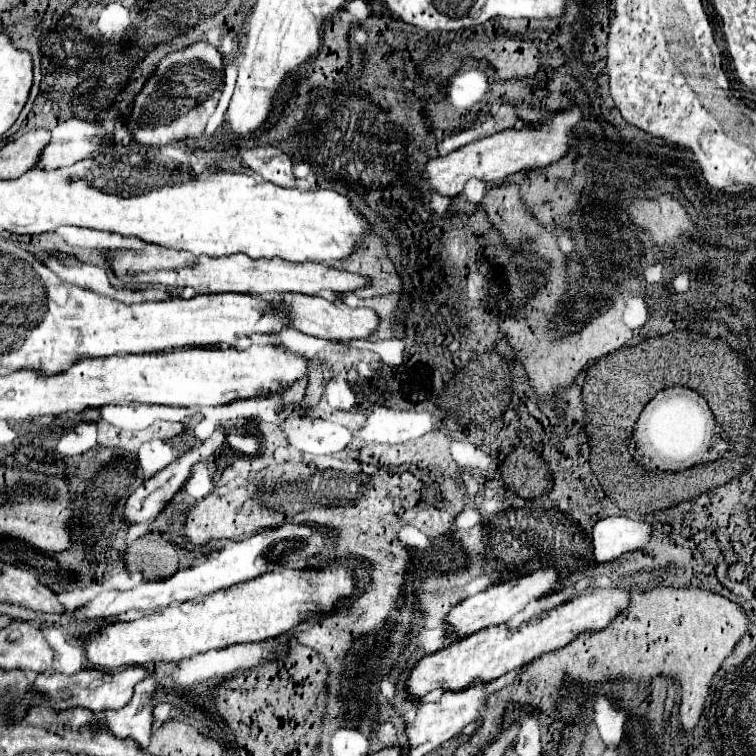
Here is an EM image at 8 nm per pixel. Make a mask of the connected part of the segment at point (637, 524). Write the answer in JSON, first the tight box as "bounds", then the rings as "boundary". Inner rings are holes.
{"bounds":[593,516,655,562],"boundary":[[[609,516],[593,528],[593,560],[611,562],[625,552],[639,550],[651,538],[655,524],[631,520],[627,516]]]}

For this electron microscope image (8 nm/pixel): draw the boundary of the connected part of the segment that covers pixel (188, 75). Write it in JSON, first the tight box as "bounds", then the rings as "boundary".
{"bounds":[127,42,225,146],"boundary":[[[205,42],[167,54],[159,62],[155,74],[143,86],[141,94],[135,98],[135,106],[127,122],[133,140],[143,146],[165,146],[177,140],[193,144],[205,132],[207,118],[213,114],[219,102],[223,78],[225,72],[221,54]]]}

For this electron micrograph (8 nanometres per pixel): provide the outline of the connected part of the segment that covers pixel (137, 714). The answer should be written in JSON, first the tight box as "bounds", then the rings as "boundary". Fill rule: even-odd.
{"bounds":[91,678,155,750],"boundary":[[[145,678],[135,686],[133,698],[121,710],[101,710],[97,712],[97,722],[91,724],[91,732],[105,728],[115,738],[133,738],[141,750],[147,748],[151,740],[151,724],[153,724],[153,694],[155,694],[155,678]]]}

